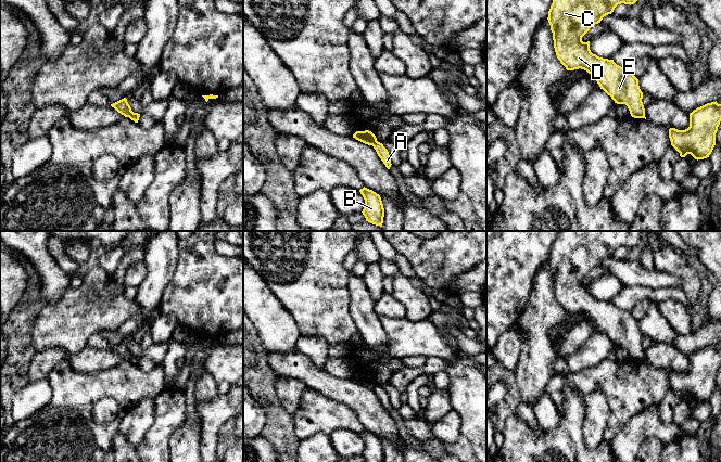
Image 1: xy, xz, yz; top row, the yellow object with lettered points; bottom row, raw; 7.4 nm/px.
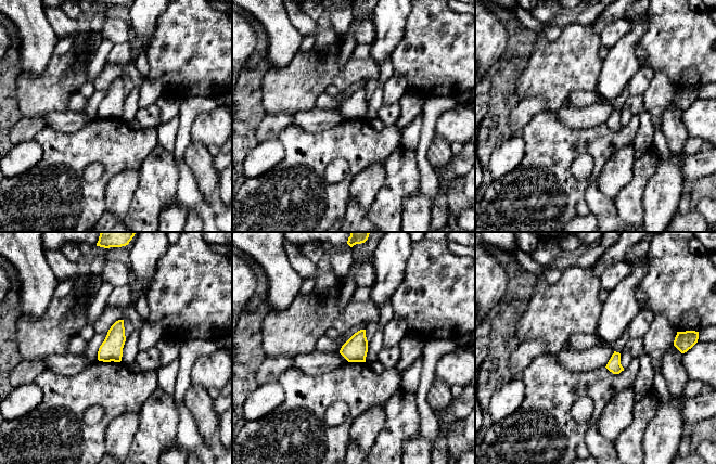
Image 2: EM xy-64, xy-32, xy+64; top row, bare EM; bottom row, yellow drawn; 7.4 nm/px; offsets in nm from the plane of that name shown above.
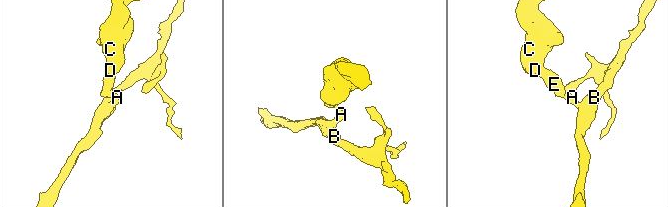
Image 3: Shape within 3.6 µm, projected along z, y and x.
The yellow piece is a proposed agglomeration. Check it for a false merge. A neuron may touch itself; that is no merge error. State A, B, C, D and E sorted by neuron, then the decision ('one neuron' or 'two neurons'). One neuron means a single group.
A B / C D E; two neurons

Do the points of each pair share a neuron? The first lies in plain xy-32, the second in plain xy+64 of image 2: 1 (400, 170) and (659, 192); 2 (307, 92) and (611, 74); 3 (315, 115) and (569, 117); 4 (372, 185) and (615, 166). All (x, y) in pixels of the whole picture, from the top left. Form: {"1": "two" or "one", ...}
{"1": "two", "2": "two", "3": "one", "4": "one"}

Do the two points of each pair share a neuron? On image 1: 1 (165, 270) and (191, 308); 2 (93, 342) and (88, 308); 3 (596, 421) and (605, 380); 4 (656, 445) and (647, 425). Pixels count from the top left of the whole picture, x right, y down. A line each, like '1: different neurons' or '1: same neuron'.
1: different neurons
2: different neurons
3: different neurons
4: different neurons

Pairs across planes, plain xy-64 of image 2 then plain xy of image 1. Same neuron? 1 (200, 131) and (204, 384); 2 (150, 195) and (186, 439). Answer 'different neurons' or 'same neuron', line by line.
1: different neurons
2: different neurons

